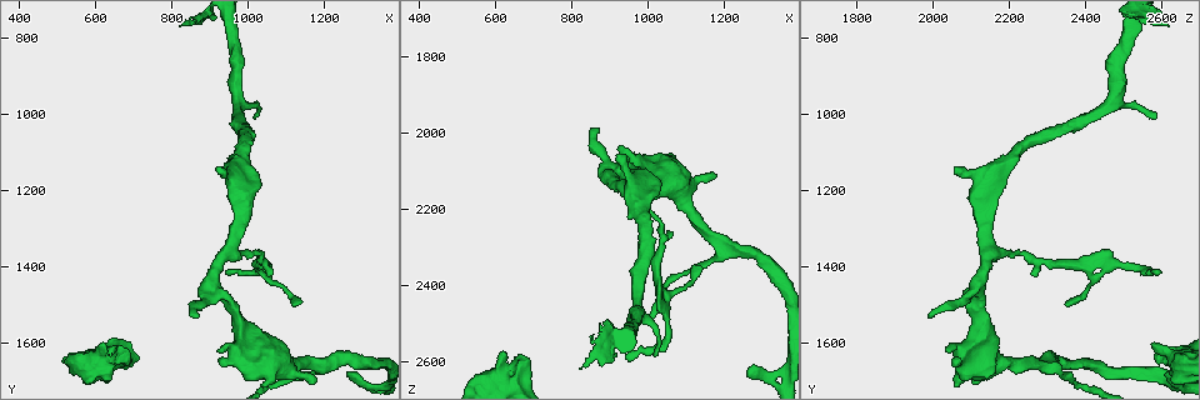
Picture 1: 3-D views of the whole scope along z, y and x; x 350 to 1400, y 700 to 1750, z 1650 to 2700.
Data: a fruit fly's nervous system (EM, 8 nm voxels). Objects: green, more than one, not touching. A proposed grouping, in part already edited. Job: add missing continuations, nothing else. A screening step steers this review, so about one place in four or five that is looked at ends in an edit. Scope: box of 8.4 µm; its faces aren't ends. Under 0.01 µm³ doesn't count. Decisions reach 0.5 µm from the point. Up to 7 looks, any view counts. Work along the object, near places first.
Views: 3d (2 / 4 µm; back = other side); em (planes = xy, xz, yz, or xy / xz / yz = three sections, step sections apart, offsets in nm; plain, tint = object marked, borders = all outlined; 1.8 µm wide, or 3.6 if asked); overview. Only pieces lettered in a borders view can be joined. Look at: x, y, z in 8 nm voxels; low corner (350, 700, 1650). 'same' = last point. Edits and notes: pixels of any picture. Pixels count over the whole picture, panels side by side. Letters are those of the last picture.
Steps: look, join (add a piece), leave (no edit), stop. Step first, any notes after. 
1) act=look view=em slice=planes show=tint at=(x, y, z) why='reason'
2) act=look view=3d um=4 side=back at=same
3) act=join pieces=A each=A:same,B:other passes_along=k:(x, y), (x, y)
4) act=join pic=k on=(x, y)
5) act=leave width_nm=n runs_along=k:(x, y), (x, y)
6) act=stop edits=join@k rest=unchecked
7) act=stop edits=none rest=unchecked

act=look view=em slice=planes show=borders at=(925, 1470, 2120)

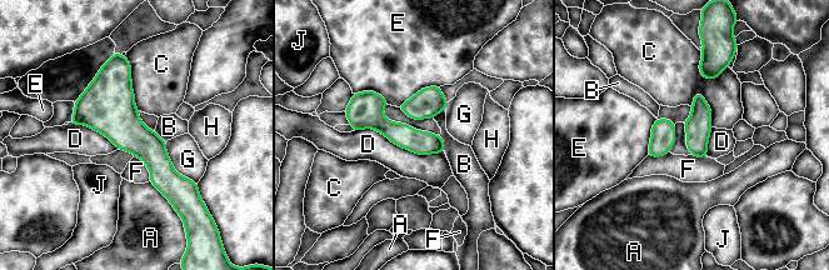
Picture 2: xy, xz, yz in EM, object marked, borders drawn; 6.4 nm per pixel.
act=leave each=A:other,B:other,C:other,D:other,E:other,F:other,G:other,H:other,J:other found='none of them fits'

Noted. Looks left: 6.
act=look view=3d um=4 at=(1270, 1675, 2625) why='branch stops here'

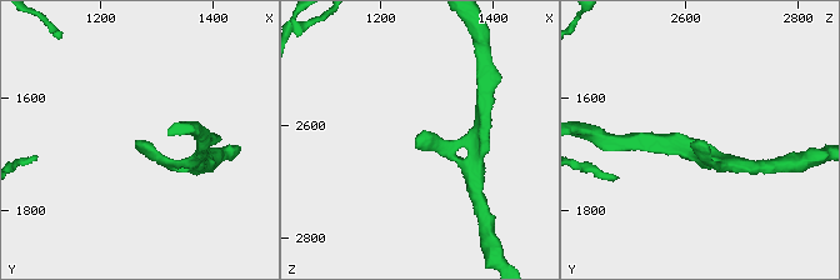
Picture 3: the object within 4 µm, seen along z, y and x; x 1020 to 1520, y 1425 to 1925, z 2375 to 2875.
act=look view=em slice=xy step=4 show=tint at=(1270, 1670, 2620) why='shape alone is not enough'

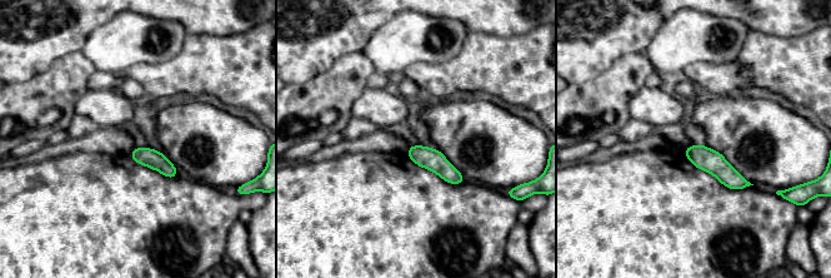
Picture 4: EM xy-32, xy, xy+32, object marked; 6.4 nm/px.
act=look view=em slice=xz step=16 show=borders at=same

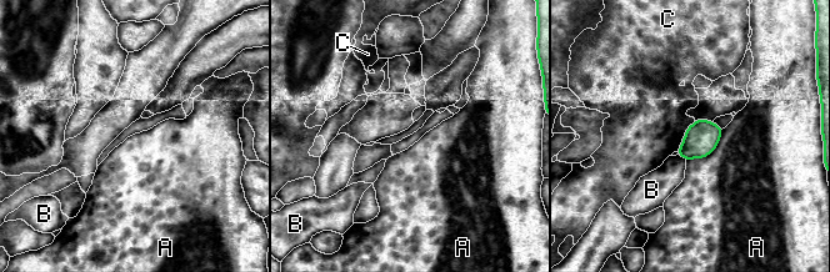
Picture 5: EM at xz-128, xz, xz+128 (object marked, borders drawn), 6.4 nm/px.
act=leave longest_contact=A:320nm each=A:other,B:other,C:other border=5:(723, 129), (713, 151), (686, 160) found='no lettered piece goes on from it'

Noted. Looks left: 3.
act=look view=3d um=4 at=(630, 1605, 2590)

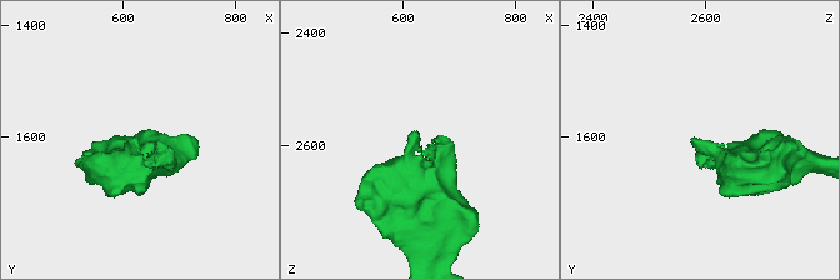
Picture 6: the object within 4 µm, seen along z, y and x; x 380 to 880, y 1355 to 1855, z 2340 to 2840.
act=look view=em um=3.6 slice=xy step=8 show=borders at=(635, 1600, 2580) why='now the EM'

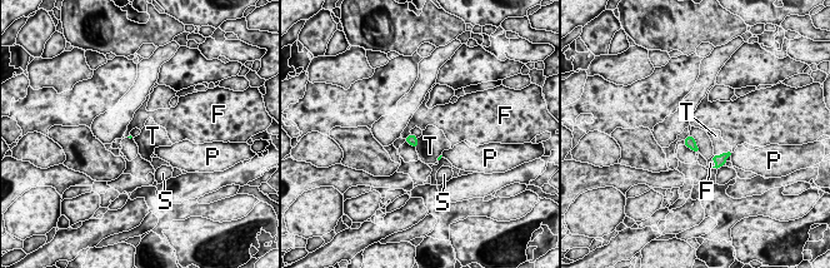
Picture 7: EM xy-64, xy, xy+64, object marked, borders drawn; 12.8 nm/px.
act=join pieces=T each=F:other,P:other,S:other,T:same found='the cell continues'

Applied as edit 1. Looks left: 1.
act=stop edits=join@7 rest=unchecked

